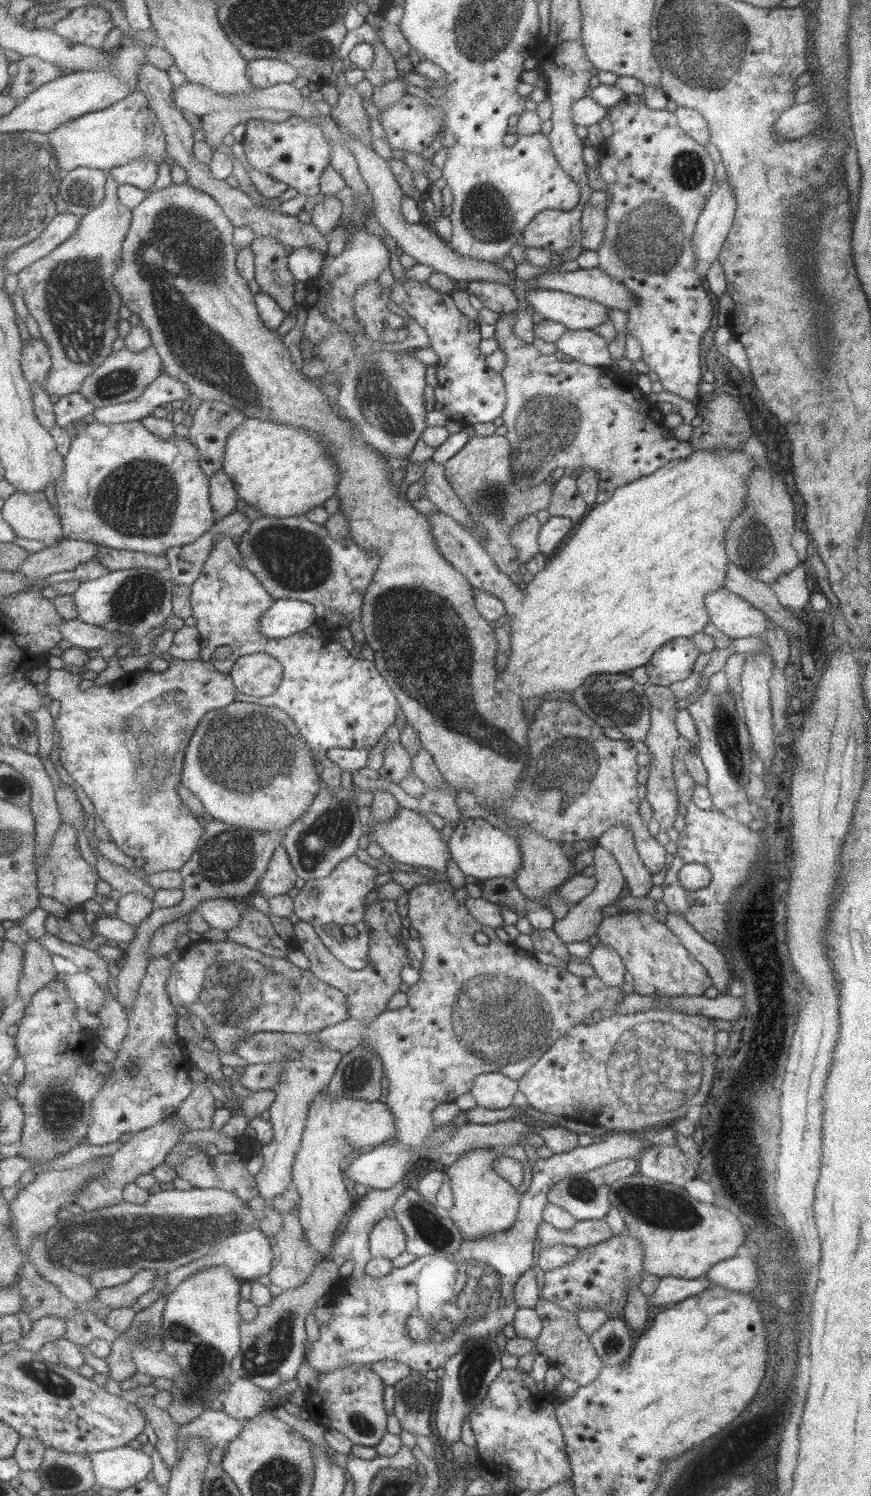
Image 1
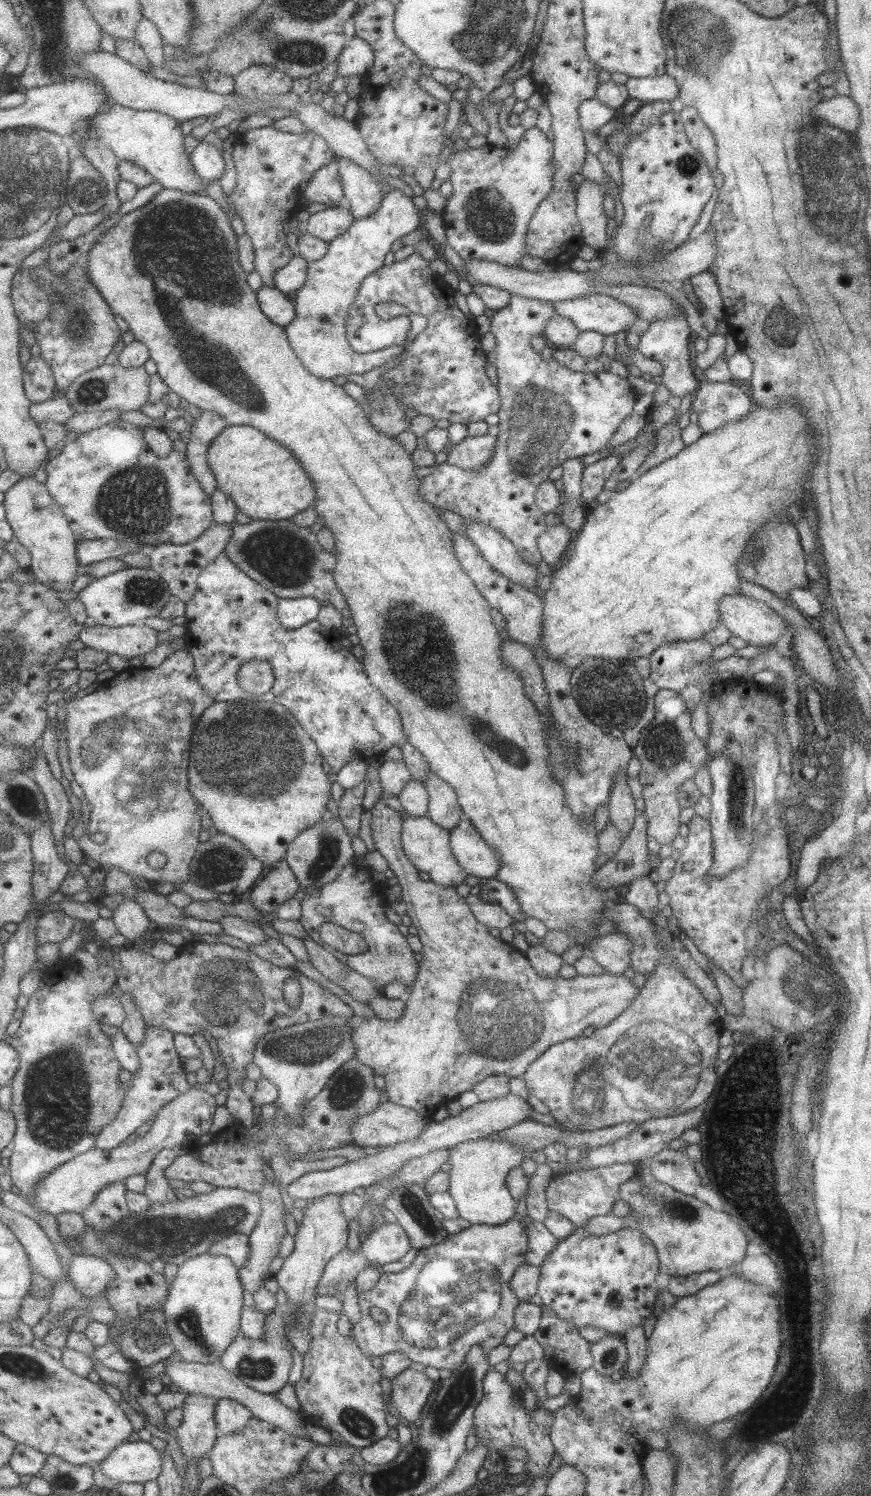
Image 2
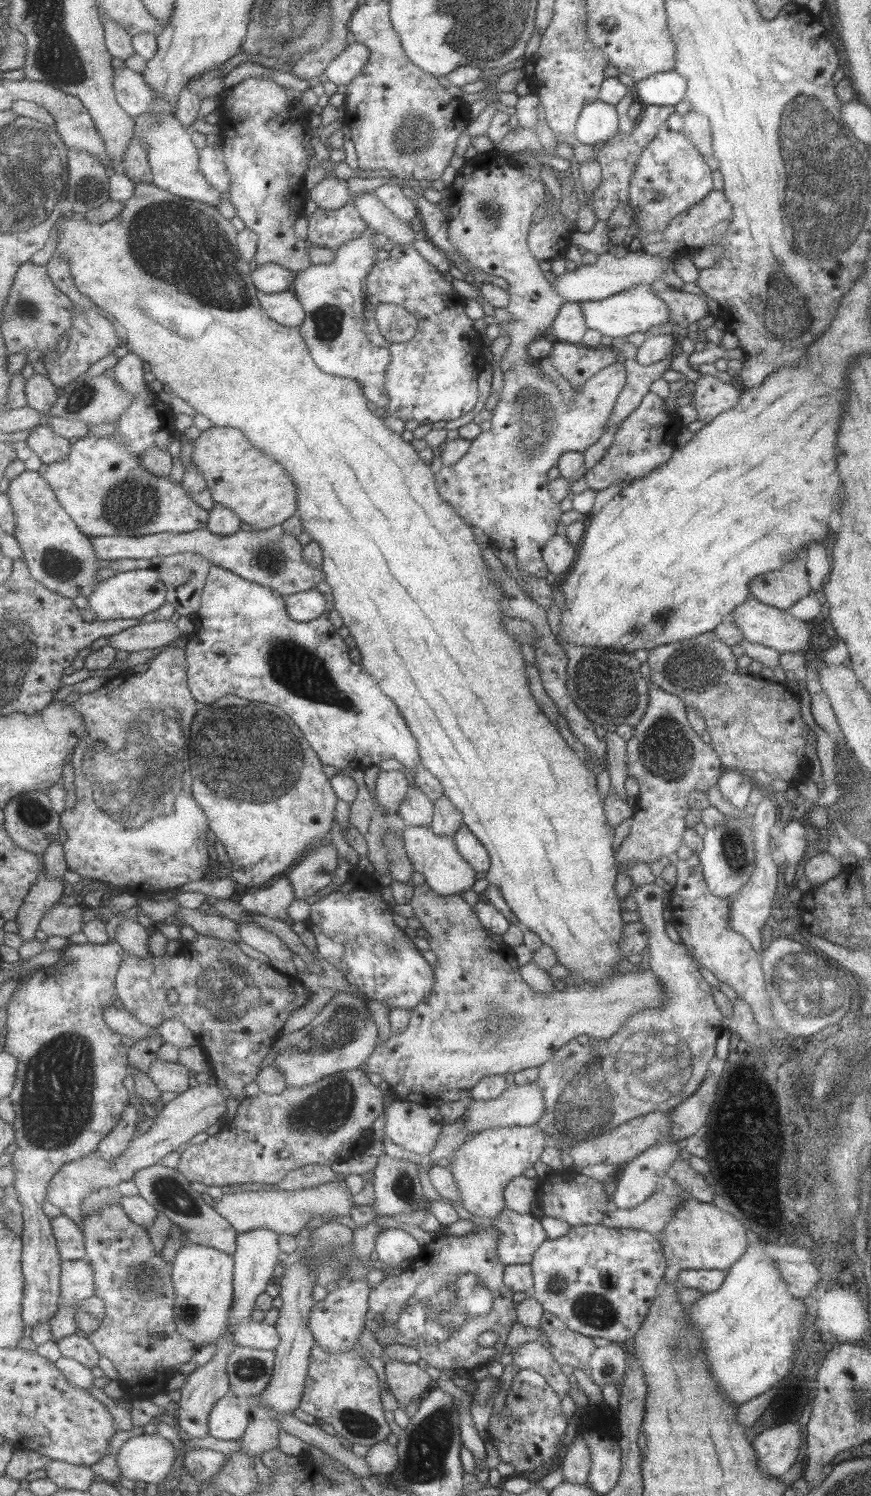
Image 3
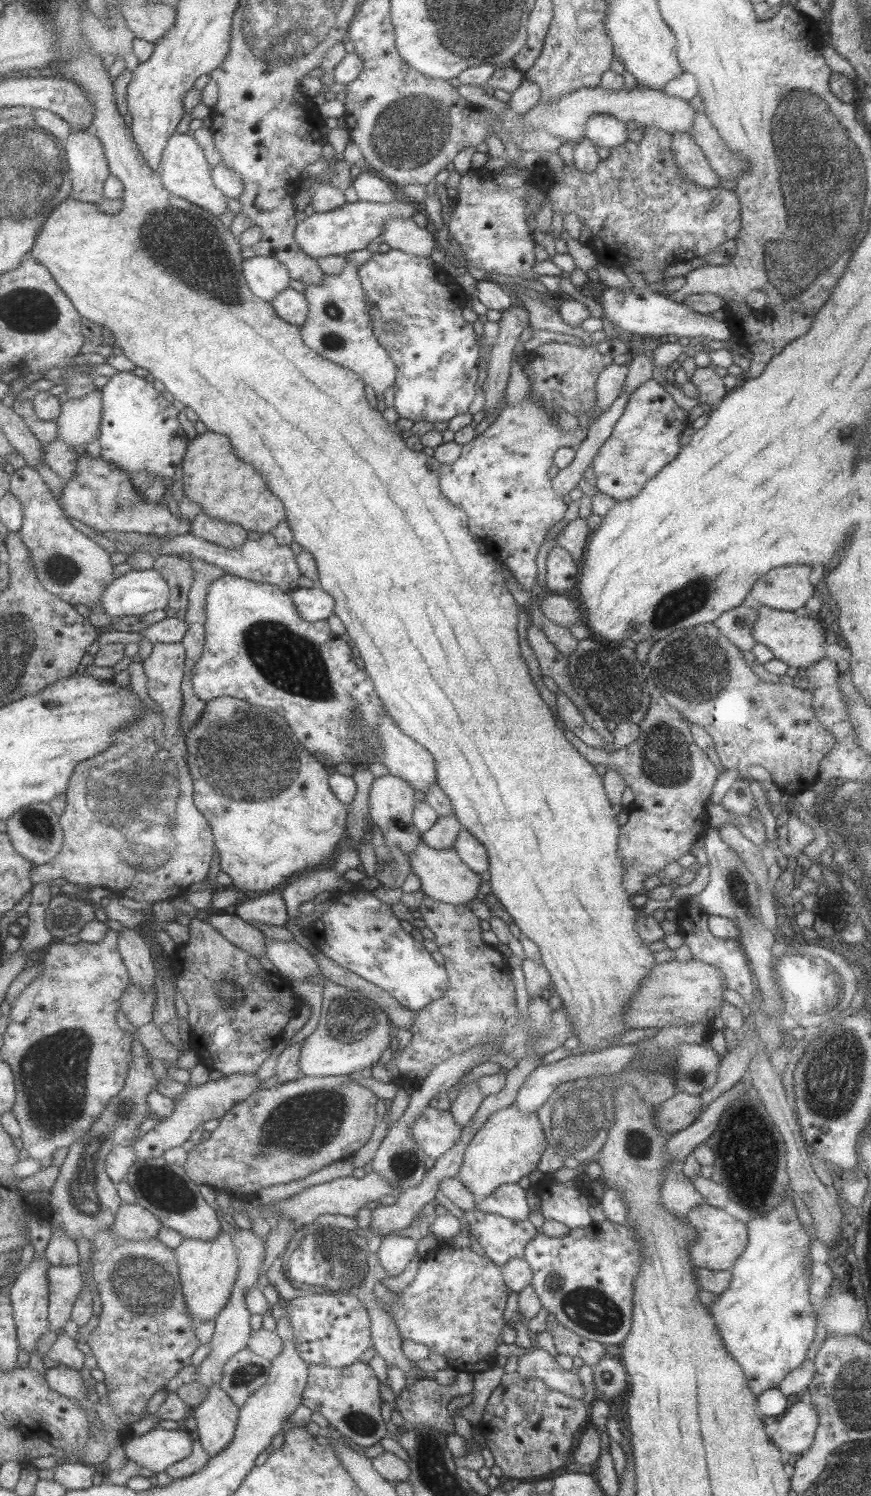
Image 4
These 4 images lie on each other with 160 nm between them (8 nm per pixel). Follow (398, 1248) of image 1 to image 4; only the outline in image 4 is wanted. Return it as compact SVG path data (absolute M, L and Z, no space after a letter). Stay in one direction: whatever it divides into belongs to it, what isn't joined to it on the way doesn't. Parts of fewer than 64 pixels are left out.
M387 1234L381 1238L379 1250L376 1252L378 1262L389 1277L401 1274L416 1251L416 1235L401 1237L397 1234Z

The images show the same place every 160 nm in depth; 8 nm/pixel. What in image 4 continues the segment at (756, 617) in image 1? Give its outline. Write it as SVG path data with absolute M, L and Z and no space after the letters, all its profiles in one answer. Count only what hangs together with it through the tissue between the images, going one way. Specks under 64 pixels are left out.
M763 605L756 607L756 611L752 637L769 648L777 660L782 660L791 668L805 669L825 656L825 628L819 625L817 617L799 617L794 611L775 610Z

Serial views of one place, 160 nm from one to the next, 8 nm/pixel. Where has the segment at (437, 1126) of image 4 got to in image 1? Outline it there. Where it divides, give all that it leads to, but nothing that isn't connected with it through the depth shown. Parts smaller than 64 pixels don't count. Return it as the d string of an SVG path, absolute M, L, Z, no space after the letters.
M324 1089L310 1105L305 1132L302 1133L301 1144L295 1155L294 1187L299 1195L297 1222L301 1225L301 1231L307 1239L307 1245L313 1255L327 1256L331 1252L331 1247L334 1246L335 1232L337 1232L345 1212L349 1210L349 1196L347 1196L347 1190L345 1190L345 1186L341 1182L341 1174L339 1174L339 1162L341 1162L343 1154L357 1151L360 1146L376 1147L389 1138L396 1138L398 1133L396 1130L394 1114L385 1103L361 1098L334 1098L334 1096L328 1096Z

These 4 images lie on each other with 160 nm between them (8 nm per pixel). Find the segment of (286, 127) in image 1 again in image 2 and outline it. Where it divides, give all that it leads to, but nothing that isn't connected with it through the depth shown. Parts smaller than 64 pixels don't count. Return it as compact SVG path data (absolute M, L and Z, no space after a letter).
M266 124L265 128L262 126L244 132L241 138L235 139L233 147L232 160L236 169L236 187L230 198L236 206L236 212L241 215L246 224L246 232L252 238L256 254L256 272L262 278L263 286L277 288L275 274L289 265L297 254L297 251L291 250L287 244L288 232L286 231L286 222L290 218L294 218L301 209L299 204L295 204L295 202L299 202L301 195L301 192L297 192L297 186L301 182L307 182L310 179L309 174L329 163L333 159L333 152L324 138L314 132L308 130L305 134L297 136L296 133L278 130L271 124Z

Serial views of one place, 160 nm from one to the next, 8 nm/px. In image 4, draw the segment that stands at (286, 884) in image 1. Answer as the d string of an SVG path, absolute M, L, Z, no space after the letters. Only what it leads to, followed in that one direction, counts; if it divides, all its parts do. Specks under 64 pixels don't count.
M281 889L256 899L246 899L235 907L234 913L253 926L257 922L270 926L285 926L290 919Z

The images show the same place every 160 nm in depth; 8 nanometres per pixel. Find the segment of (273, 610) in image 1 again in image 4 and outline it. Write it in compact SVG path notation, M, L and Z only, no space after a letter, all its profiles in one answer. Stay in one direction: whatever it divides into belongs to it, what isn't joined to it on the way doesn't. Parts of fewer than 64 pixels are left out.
M298 587L293 598L298 613L307 622L326 620L334 612L334 598L321 587Z

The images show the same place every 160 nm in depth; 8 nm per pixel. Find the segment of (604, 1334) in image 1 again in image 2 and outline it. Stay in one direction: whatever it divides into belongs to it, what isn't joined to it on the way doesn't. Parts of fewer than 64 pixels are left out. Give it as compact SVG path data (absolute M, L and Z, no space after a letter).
M606 1333L601 1340L590 1345L595 1373L607 1378L614 1372L622 1373L627 1361L626 1344L621 1334Z

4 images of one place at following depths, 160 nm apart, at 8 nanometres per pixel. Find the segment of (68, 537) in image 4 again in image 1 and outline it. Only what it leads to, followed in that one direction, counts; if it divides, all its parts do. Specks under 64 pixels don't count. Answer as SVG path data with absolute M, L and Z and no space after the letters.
M16 490L4 500L1 509L19 537L41 541L47 549L55 548L67 540L62 516L53 508L45 492Z

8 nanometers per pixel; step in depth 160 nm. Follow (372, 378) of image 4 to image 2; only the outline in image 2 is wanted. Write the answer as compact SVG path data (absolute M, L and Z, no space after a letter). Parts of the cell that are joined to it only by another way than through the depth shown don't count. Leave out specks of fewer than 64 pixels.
M389 187L381 196L379 208L371 216L351 224L345 233L329 241L325 256L307 261L306 283L295 292L296 318L286 330L302 365L311 374L322 379L361 374L379 368L401 354L402 346L391 346L375 353L355 351L346 338L345 320L351 303L358 297L360 283L383 266L391 243L422 227L420 209L413 204L413 200L401 190Z

